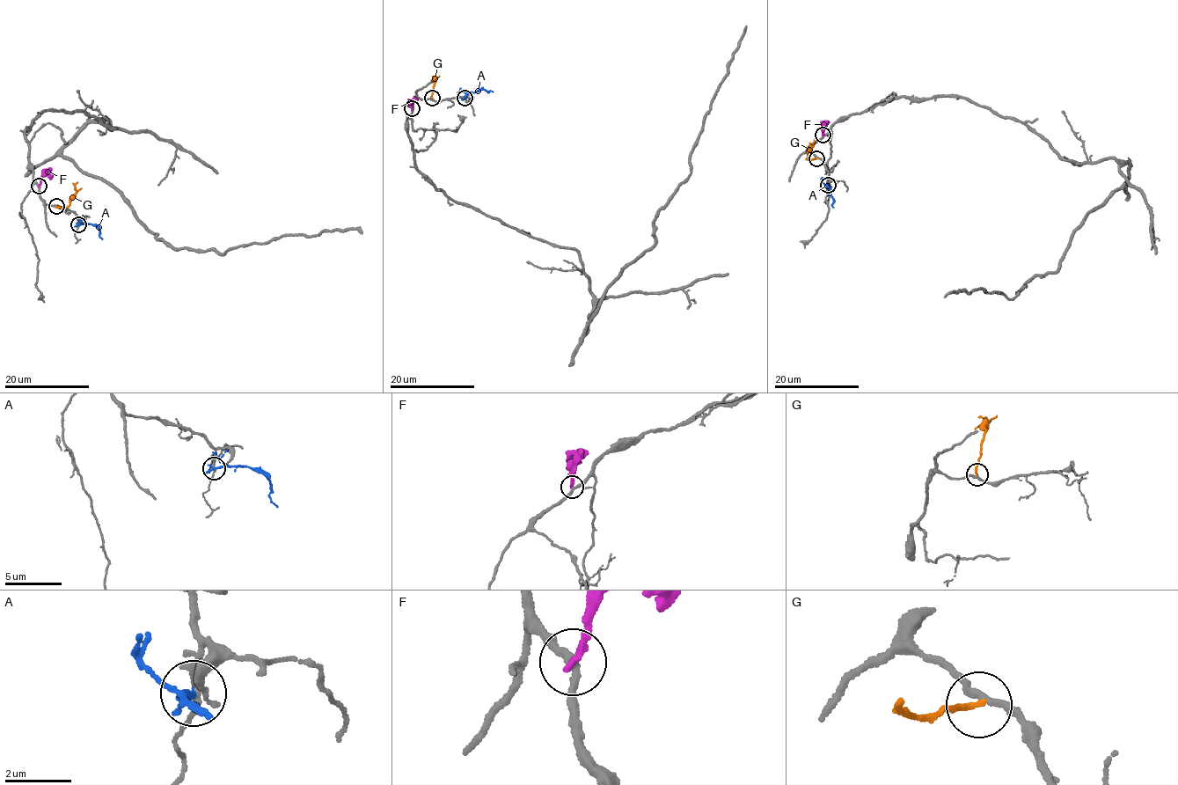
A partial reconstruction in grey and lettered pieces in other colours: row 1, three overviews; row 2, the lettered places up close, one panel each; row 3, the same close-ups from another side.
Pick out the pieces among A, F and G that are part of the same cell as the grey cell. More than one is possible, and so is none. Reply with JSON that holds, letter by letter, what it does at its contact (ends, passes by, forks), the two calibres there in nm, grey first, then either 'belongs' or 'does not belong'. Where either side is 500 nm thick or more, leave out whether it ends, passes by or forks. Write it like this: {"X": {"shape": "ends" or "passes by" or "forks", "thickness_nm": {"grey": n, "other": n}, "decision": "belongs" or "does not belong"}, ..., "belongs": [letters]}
{"A": {"shape": "ends", "thickness_nm": {"grey": 130, "other": 240}, "decision": "does not belong"}, "F": {"shape": "ends", "thickness_nm": {"grey": 240, "other": 240}, "decision": "does not belong"}, "G": {"shape": "ends", "thickness_nm": {"grey": 200, "other": 160}, "decision": "belongs"}, "belongs": ["G"]}

